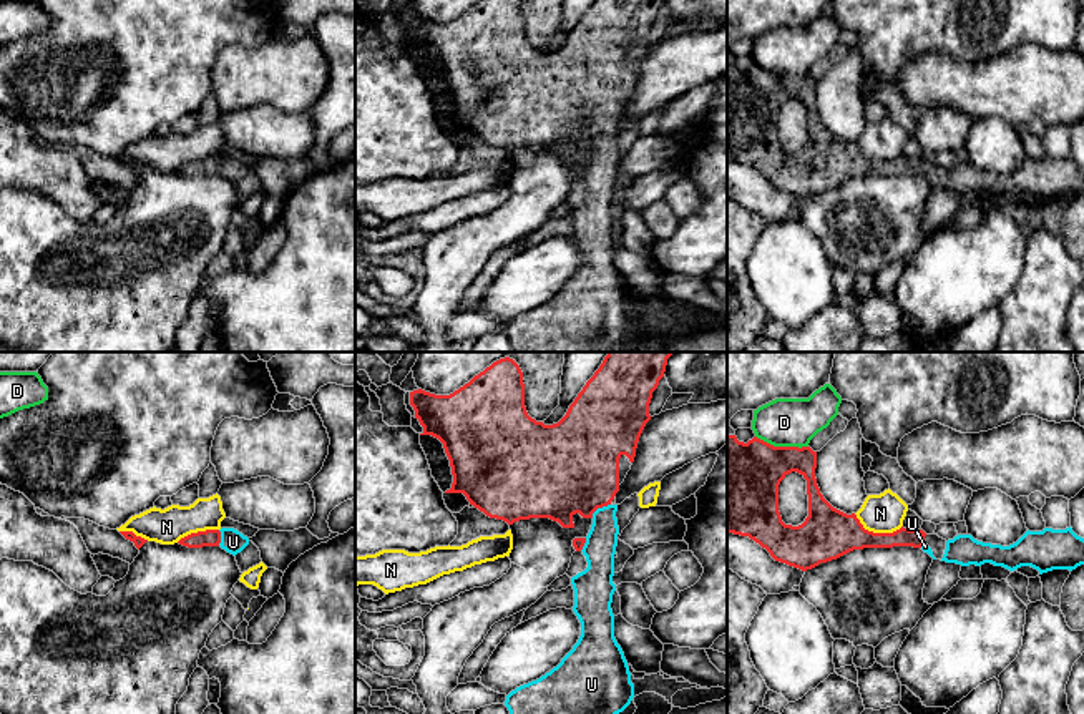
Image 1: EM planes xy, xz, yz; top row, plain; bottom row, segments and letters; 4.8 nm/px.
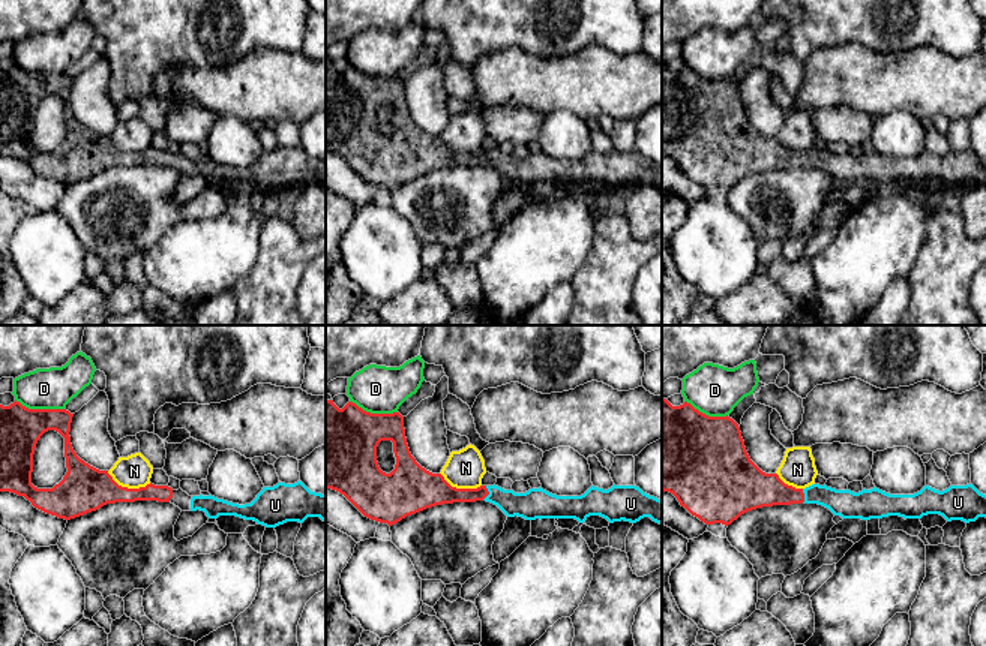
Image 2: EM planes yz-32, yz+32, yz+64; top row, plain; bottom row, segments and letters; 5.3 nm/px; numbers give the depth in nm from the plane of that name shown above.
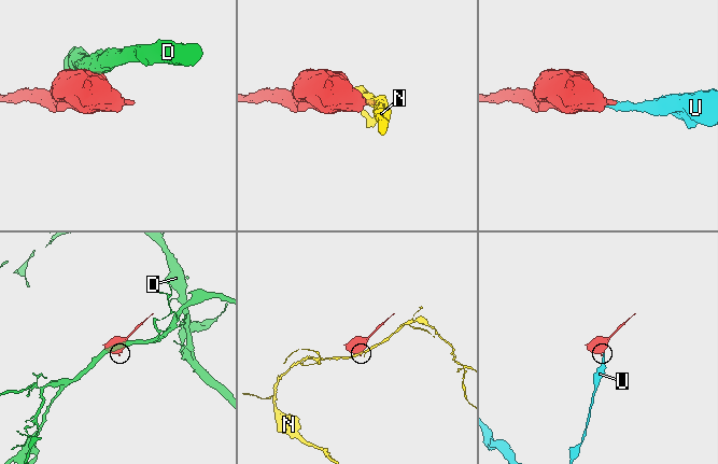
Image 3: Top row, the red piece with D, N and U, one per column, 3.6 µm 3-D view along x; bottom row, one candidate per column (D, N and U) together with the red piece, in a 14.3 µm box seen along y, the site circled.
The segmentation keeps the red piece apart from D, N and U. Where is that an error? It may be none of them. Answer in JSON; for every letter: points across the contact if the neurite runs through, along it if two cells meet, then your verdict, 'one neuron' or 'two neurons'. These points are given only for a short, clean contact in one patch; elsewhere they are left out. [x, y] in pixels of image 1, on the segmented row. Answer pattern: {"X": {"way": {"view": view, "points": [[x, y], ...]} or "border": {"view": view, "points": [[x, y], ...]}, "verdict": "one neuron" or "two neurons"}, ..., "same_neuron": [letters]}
{"D": {"verdict": "two neurons"}, "N": {"verdict": "two neurons"}, "U": {"way": {"view": "xz", "points": [[570, 467], [600, 507], [600, 548]]}, "verdict": "one neuron"}, "same_neuron": ["U"]}

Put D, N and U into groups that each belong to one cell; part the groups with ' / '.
D / N / U

